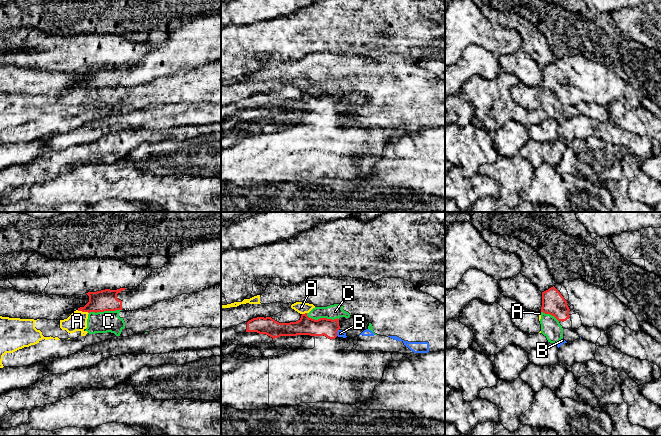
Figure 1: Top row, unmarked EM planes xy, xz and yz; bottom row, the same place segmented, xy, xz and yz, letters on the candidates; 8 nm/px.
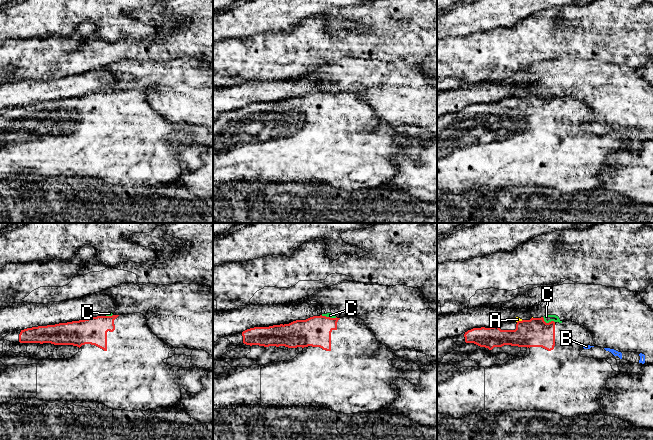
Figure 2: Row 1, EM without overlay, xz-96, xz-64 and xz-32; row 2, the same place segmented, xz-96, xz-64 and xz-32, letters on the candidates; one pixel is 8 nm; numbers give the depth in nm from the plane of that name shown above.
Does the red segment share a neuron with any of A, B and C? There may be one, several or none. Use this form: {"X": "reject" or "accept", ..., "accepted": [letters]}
{"A": "reject", "B": "reject", "C": "reject", "accepted": []}

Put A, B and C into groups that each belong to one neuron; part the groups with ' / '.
A C / B

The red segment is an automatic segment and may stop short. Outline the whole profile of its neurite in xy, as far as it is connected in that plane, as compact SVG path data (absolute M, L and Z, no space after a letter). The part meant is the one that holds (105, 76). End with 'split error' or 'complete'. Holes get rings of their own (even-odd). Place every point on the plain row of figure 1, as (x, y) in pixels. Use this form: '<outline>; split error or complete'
M221 15L205 16L173 30L164 43L154 45L137 63L86 69L89 78L78 87L134 87L218 60L221 60Z; split error

